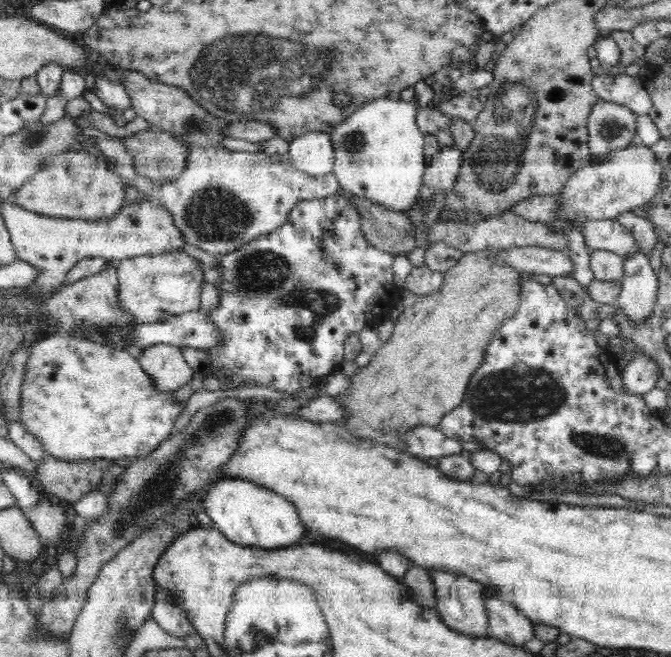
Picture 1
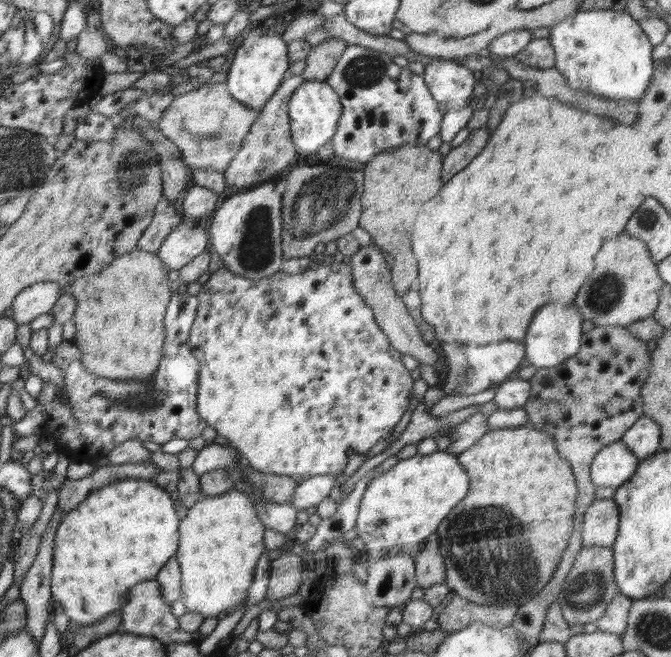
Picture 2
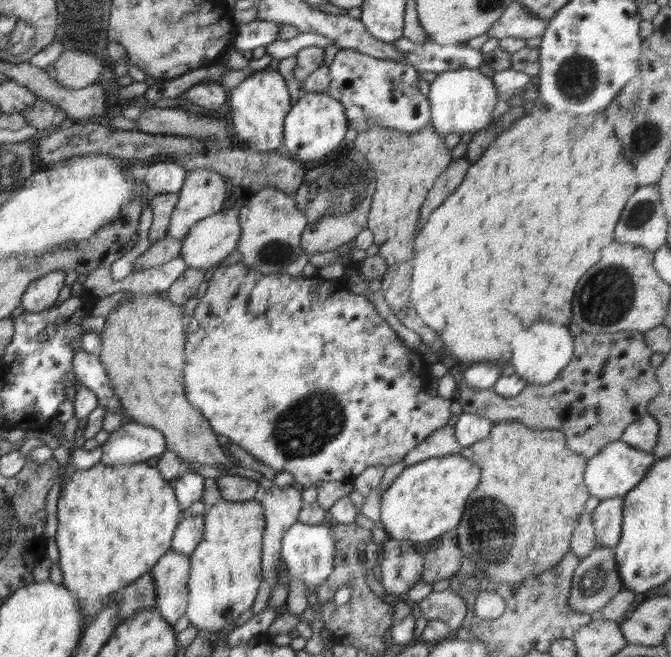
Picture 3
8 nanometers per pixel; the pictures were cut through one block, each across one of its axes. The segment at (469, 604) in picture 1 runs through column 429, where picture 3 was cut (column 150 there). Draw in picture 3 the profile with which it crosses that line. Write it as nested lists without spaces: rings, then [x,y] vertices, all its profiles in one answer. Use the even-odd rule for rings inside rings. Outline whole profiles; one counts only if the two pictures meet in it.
[[[172,548],[150,569],[157,588],[154,608],[172,626],[185,614],[189,572],[190,557]]]

